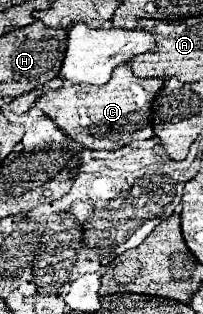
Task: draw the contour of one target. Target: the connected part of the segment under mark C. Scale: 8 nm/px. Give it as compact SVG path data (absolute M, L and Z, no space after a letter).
M120 65L114 77L104 87L72 85L42 95L34 105L42 109L68 137L82 143L86 149L116 151L132 141L154 137L150 105L162 89L162 79L140 79L128 65Z

